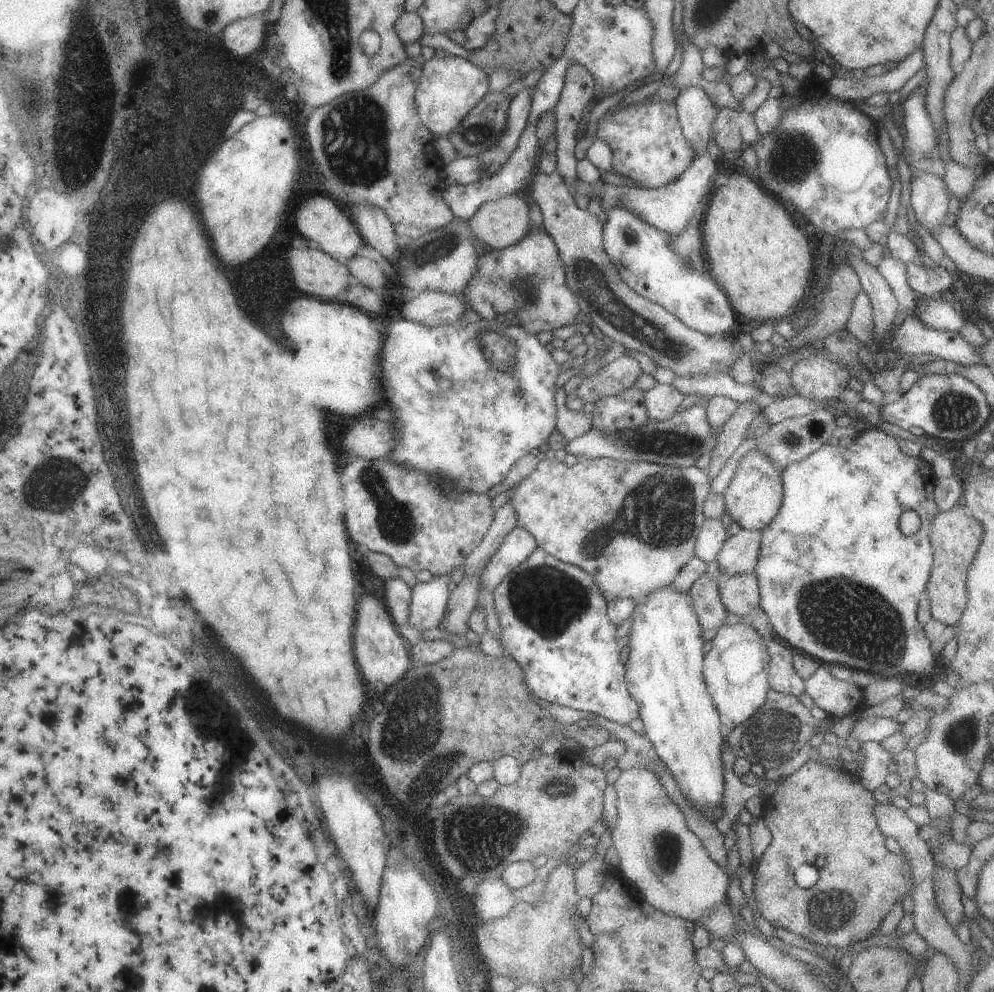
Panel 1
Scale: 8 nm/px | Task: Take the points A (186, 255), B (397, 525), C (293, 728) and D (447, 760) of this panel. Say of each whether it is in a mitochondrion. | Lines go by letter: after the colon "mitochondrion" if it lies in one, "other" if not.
A: other
B: mitochondrion
C: other
D: mitochondrion

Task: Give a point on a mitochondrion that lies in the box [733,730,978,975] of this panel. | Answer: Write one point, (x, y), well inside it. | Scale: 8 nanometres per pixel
(836, 910)

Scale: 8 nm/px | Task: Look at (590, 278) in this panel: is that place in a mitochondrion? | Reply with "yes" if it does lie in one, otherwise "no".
yes

